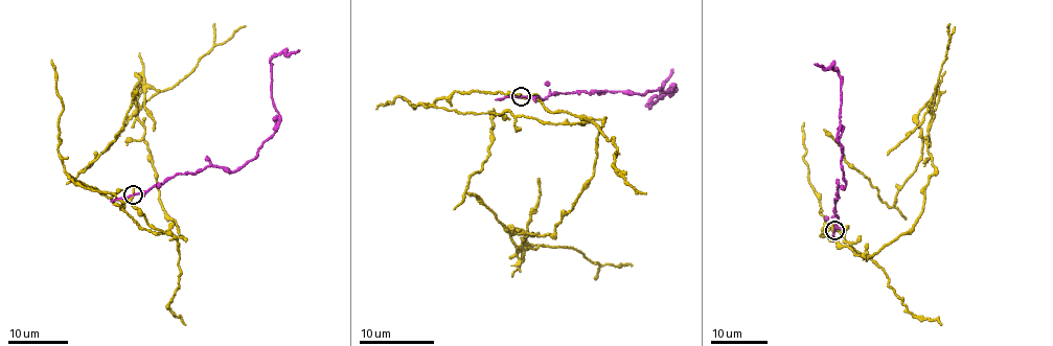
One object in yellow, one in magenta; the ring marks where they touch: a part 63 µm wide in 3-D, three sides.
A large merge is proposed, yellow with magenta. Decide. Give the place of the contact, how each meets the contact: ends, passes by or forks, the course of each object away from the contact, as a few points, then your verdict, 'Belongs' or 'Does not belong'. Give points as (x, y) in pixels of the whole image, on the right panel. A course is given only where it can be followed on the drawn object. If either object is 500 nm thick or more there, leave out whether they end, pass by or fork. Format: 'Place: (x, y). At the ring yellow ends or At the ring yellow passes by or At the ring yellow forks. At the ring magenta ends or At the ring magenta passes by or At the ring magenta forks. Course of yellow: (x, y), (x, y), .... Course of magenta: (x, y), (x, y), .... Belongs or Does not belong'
Place: (834, 230). At the ring yellow ends. At the ring magenta passes by. Course of yellow: (833, 230), (867, 256), (913, 226), (934, 171), (931, 104), (917, 116), (921, 159), (893, 207), (823, 129). Course of magenta: (833, 230), (838, 187), (846, 182), (839, 141), (841, 90), (832, 65), (814, 63). Does not belong

